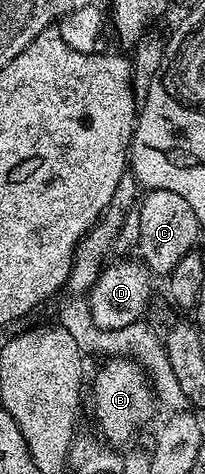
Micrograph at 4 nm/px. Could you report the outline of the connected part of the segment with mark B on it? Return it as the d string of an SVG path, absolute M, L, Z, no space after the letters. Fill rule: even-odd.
M113 357L105 362L108 363L92 382L92 414L96 417L97 428L104 433L105 443L128 442L139 432L140 425L153 417L150 398L154 391L148 376L129 359Z

